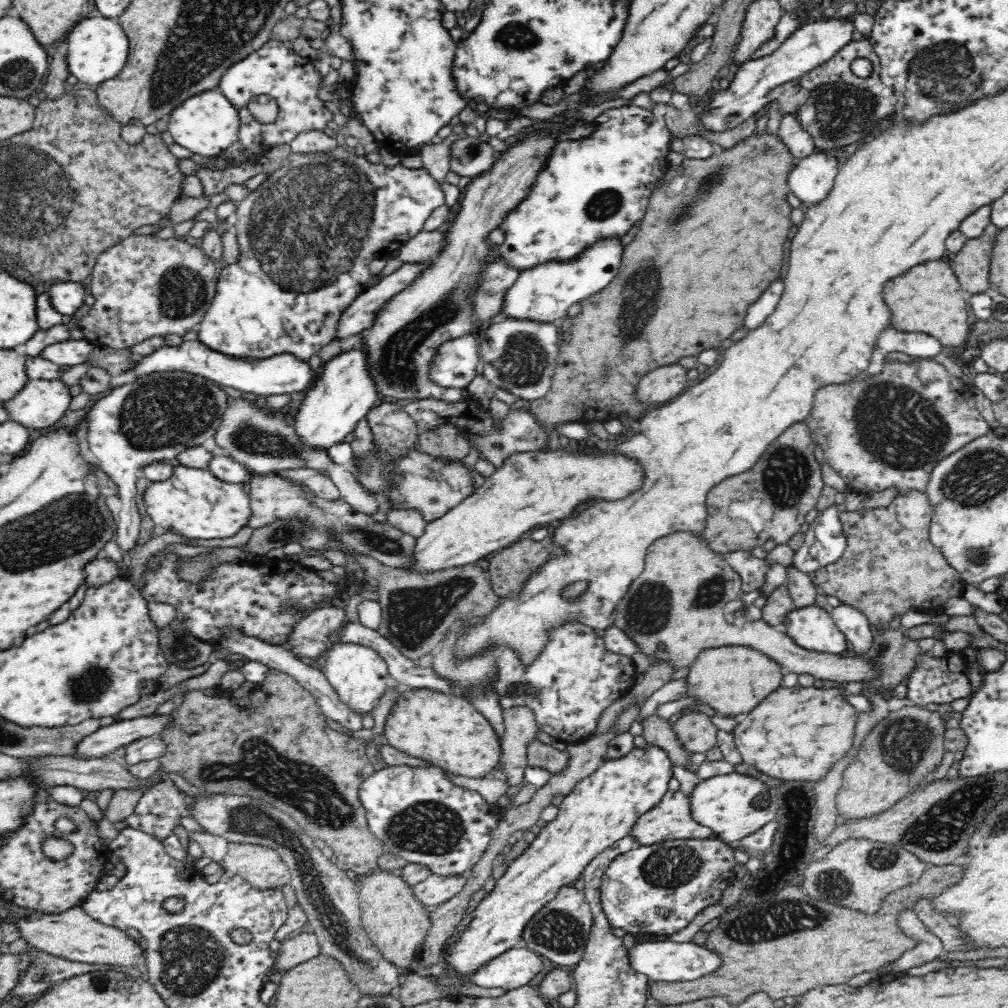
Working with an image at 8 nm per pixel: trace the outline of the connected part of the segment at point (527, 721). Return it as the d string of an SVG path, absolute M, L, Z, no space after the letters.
M515 706L503 711L506 733L501 740L503 774L508 786L518 786L524 780L527 763L528 743L536 739L539 732L534 711L530 707Z

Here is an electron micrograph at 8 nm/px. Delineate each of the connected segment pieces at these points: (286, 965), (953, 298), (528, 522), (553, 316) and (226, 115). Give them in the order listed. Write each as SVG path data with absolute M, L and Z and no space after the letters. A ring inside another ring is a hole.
M305 929L301 934L282 943L271 972L290 971L293 967L303 964L320 954L322 954L321 945L317 942L317 936Z
M944 259L928 261L906 270L884 286L884 300L891 312L891 324L902 332L921 332L934 337L948 348L961 349L971 331L968 302L950 263Z
M558 450L544 452L520 452L512 454L504 460L504 464L486 479L474 494L440 519L426 526L424 535L416 538L414 560L406 569L416 570L420 574L434 572L445 568L464 566L476 561L482 562L490 552L508 548L512 543L530 535L536 528L552 520L564 520L576 512L578 506L592 500L620 500L634 490L638 490L644 482L644 466L634 458L626 458L612 452L560 452Z
M608 237L587 247L588 250L582 252L578 258L545 262L523 270L518 274L516 282L508 288L504 296L502 314L498 314L495 320L514 317L520 320L559 323L573 303L581 302L608 286L610 280L618 274L624 245L620 239Z
M212 88L184 100L170 114L167 131L173 136L176 144L188 148L193 154L214 157L236 144L239 126L240 118L234 105L218 88Z

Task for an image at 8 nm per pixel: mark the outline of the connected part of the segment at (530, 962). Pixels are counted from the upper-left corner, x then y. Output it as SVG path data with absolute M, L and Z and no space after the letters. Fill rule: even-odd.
M520 944L494 958L486 966L480 966L468 979L482 988L503 988L509 991L527 985L543 966L540 954Z

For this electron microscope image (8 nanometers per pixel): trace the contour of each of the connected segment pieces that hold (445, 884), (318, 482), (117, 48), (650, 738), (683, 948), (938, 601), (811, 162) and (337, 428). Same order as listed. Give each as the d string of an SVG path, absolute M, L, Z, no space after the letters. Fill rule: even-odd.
M432 873L422 882L412 886L413 893L426 908L431 908L456 896L464 888L466 881L467 879L461 875L446 876Z
M296 468L276 471L274 474L310 490L320 499L328 501L340 499L339 489L324 472L310 468Z
M84 16L78 26L70 30L72 34L63 44L63 50L68 61L68 71L84 84L102 84L110 78L116 78L128 58L130 44L125 31L120 28L118 20L102 17Z
M652 713L645 719L640 720L644 727L642 736L646 742L652 743L667 752L669 759L673 762L673 766L680 766L680 768L688 768L690 762L690 752L682 746L678 741L676 732L673 730L673 724L668 723L667 720L662 719L656 713Z
M628 940L629 943L629 960L630 967L646 975L650 981L656 982L682 982L693 981L700 976L706 976L714 970L720 968L722 960L718 954L714 954L712 950L698 946L688 942L687 944L678 944L678 942L633 942Z
M918 491L898 495L888 506L858 509L855 512L840 512L839 518L847 537L847 546L842 558L818 568L812 573L814 585L821 594L834 596L858 609L872 625L888 625L894 616L902 616L908 610L937 613L944 609L950 598L962 597L965 586L960 573L952 568L929 537L929 528L934 509L928 495Z
M820 150L797 160L788 180L792 194L796 194L806 206L820 202L833 187L839 160Z
M354 347L350 350L341 352L331 358L327 363L321 366L318 378L313 385L306 391L306 396L300 400L300 408L295 416L296 433L302 443L310 447L319 448L319 450L329 450L334 444L344 442L344 437L350 432L354 432L355 426L365 418L374 408L374 402L378 400L378 389L376 383L368 371L368 357L364 347Z

